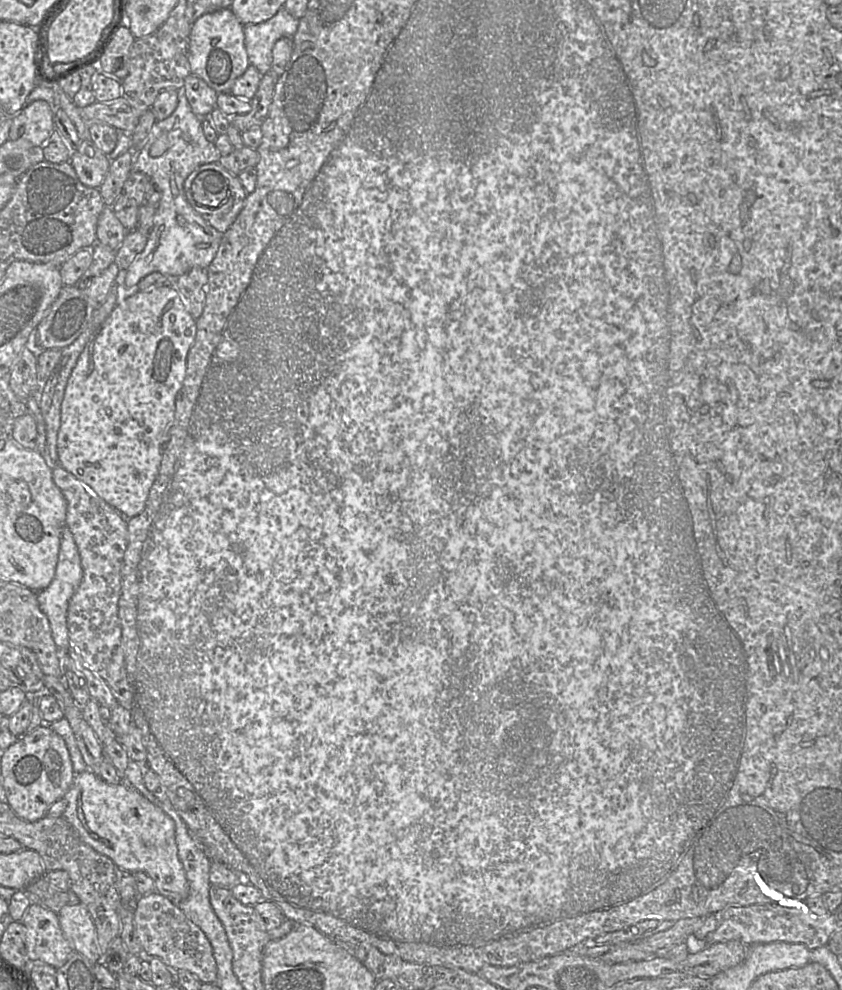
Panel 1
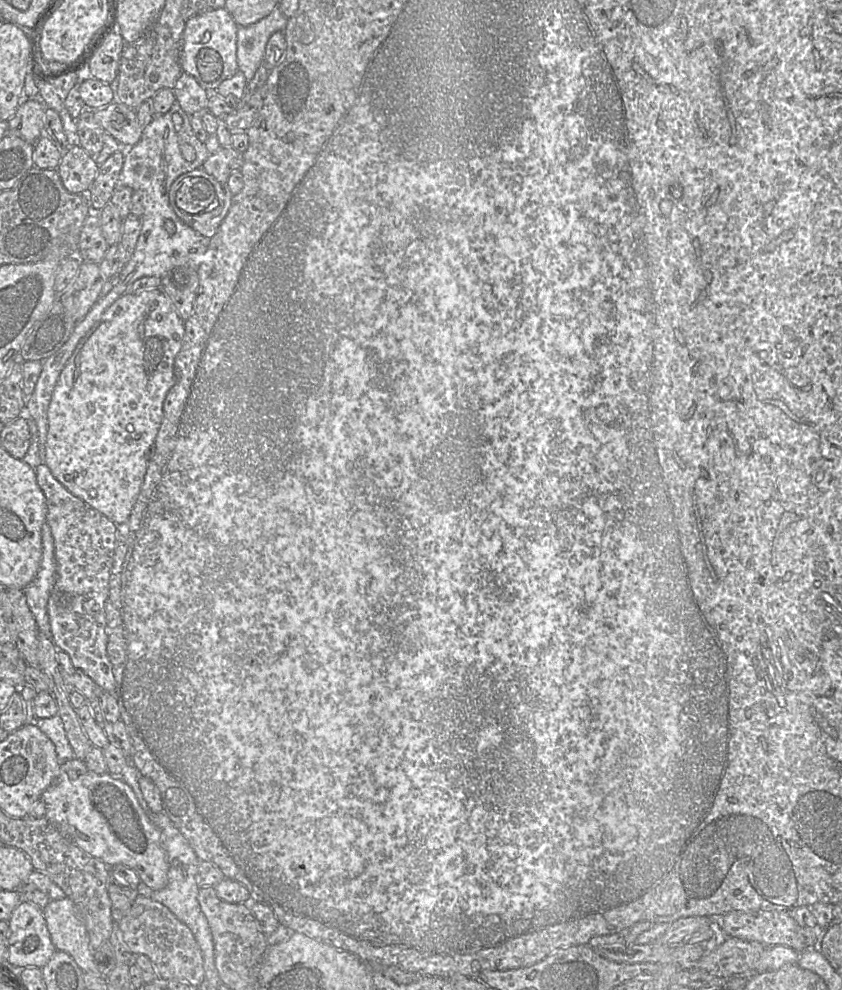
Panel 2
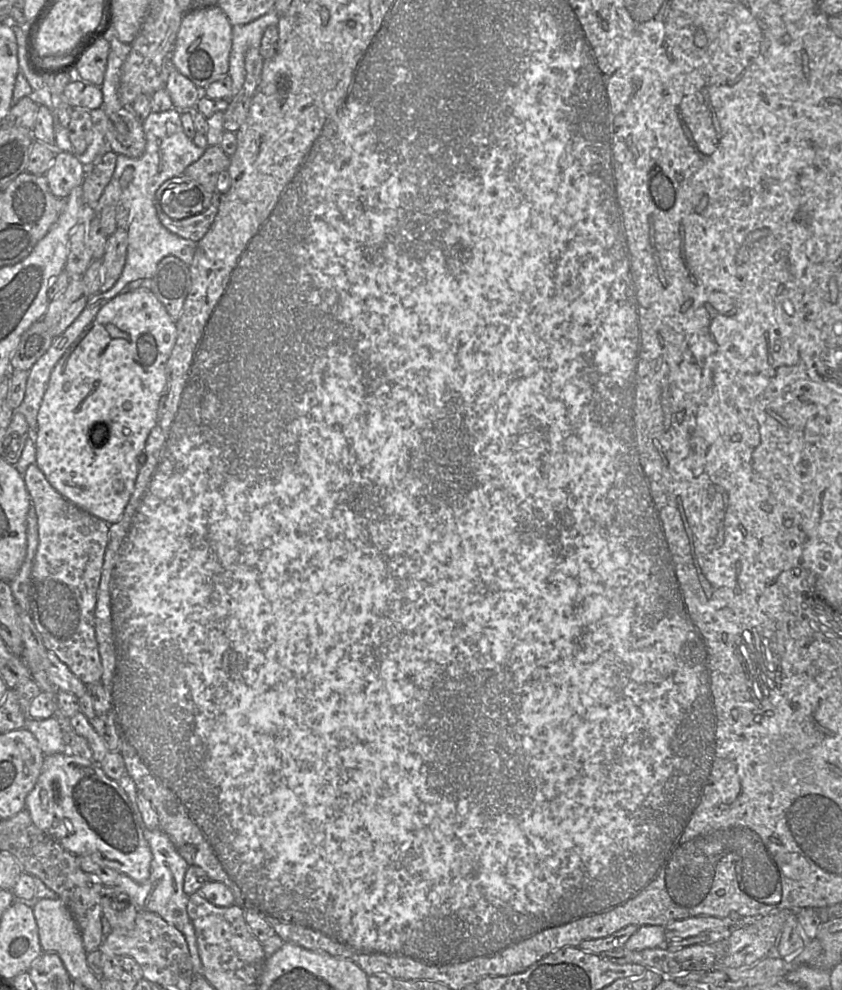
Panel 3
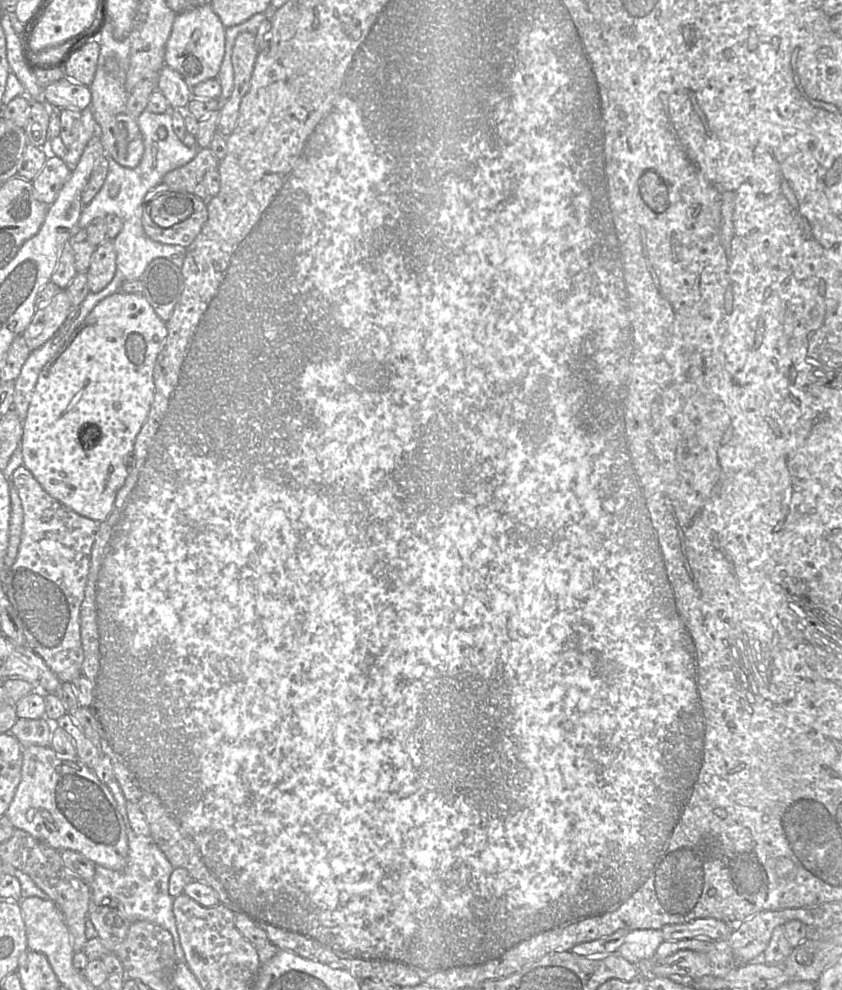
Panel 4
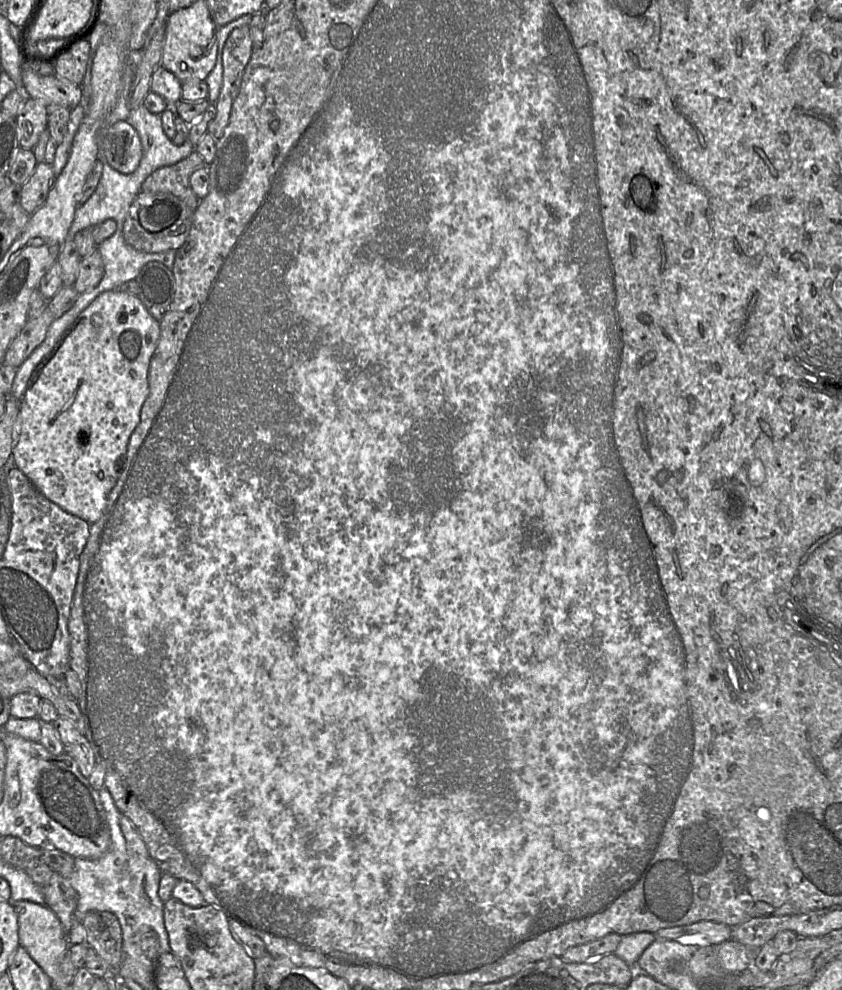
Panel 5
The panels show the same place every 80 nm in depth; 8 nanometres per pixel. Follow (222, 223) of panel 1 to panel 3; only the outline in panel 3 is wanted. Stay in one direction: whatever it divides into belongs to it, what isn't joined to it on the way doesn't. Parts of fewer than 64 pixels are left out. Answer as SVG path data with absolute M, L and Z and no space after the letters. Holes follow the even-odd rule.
M178 176L165 181L157 190L154 205L162 225L170 232L198 242L211 227L219 208L220 194L208 191L197 181L187 176Z

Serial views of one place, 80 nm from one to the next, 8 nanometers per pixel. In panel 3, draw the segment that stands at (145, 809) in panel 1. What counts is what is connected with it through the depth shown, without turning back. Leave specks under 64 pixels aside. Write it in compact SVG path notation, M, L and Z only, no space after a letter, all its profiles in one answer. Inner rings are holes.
M70 753L46 755L37 782L26 797L25 809L30 814L32 824L55 839L65 850L89 856L98 865L120 871L136 882L149 878L152 852L145 838L139 808L119 782L104 773L99 763Z

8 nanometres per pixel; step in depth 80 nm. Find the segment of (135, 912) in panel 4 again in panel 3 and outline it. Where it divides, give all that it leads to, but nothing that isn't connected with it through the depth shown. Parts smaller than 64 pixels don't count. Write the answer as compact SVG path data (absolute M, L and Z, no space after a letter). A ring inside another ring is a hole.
M159 828L145 829L144 834L152 852L149 878L144 882L136 882L121 874L114 880L113 885L104 885L101 891L101 899L112 892L125 892L128 894L130 902L136 907L137 912L145 910L158 914L185 935L188 945L195 945L195 929L187 913L189 895L183 889L185 874L190 865L178 853L173 842L162 830Z

